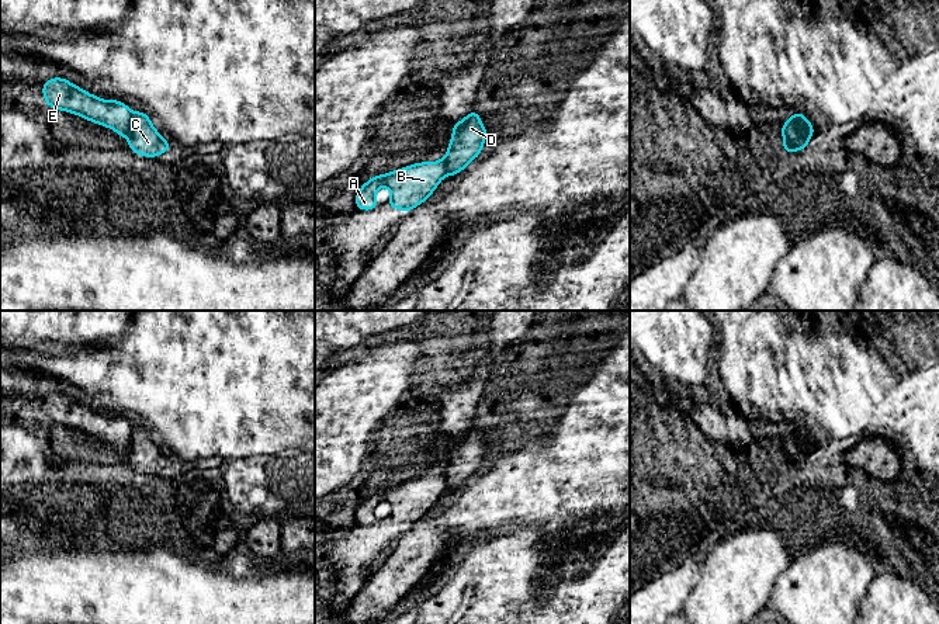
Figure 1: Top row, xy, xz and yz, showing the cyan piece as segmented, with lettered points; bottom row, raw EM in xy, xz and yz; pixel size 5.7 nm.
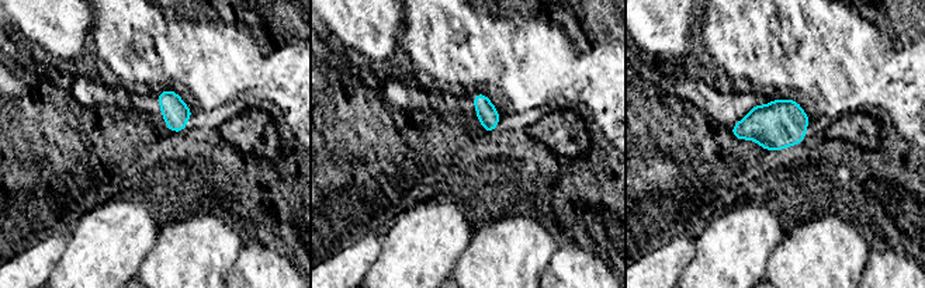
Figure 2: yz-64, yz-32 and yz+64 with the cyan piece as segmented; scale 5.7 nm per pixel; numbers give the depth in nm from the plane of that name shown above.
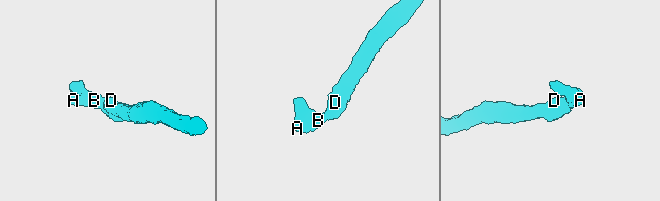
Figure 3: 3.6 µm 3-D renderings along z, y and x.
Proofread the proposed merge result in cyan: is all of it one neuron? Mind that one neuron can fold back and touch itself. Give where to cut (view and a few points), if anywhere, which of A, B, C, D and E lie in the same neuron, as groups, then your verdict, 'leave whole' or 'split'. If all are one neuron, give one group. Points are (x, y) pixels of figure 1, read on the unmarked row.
cut xy (131, 427), (127, 450); groups A B E / C D; split

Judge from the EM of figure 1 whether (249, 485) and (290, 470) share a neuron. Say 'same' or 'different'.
same

